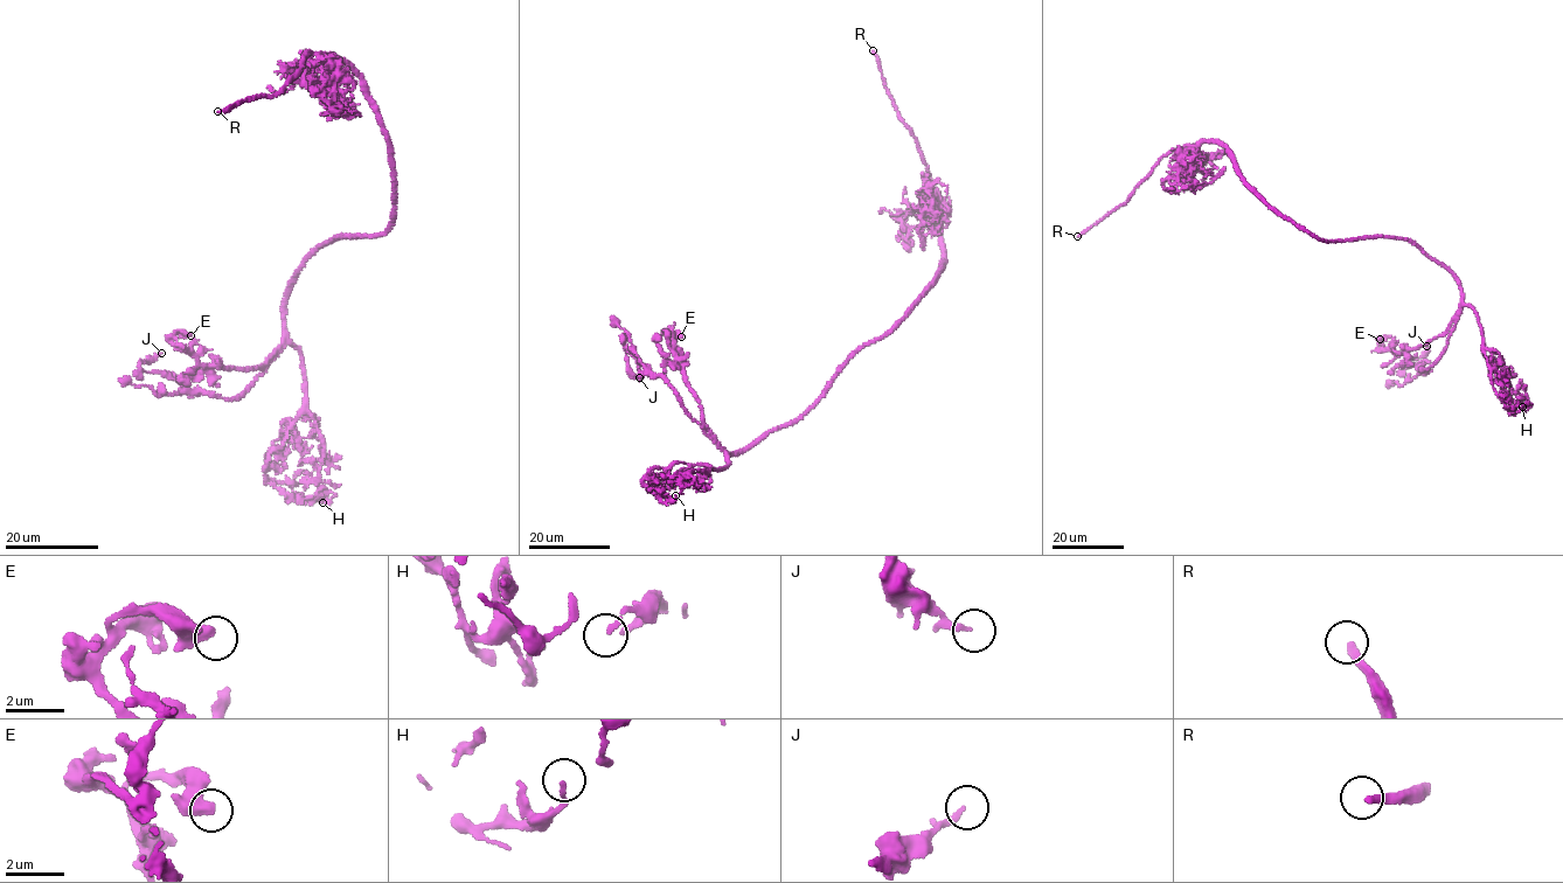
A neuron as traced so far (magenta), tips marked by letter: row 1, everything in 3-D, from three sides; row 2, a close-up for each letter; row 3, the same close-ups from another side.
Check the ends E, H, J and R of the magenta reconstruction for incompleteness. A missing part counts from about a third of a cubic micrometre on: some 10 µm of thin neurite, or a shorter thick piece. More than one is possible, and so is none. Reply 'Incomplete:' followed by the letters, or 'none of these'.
Incomplete: R

